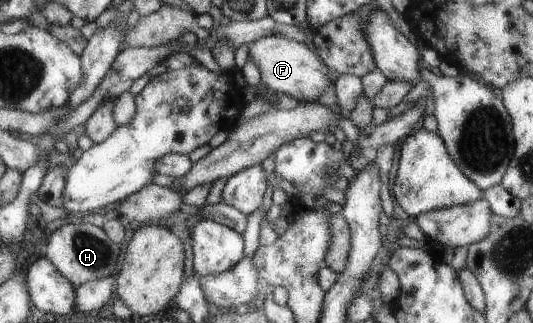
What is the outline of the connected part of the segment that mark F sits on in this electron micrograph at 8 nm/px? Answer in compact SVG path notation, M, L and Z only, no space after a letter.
M278 36L258 38L249 45L248 58L260 71L260 82L269 91L283 92L296 98L299 103L316 102L325 92L325 88L335 82L337 74L311 51L305 43L289 40Z

